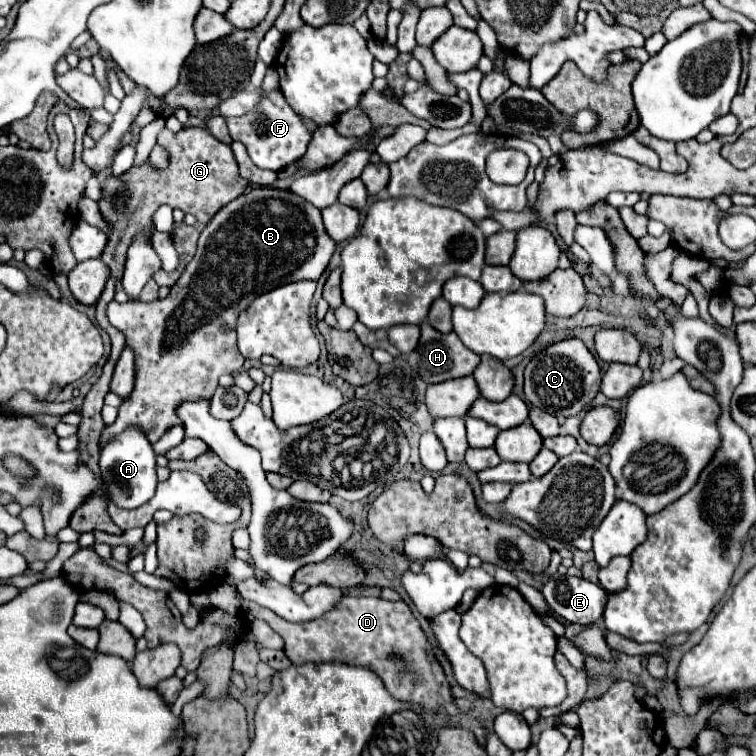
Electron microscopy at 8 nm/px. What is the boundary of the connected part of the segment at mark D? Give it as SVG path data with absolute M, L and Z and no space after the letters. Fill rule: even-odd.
M342 595L332 611L306 623L290 623L276 613L270 613L268 609L243 598L241 603L243 612L266 621L284 639L284 653L292 665L302 665L306 661L344 661L348 665L364 665L378 673L394 699L414 701L424 709L446 715L458 713L444 671L430 651L430 643L420 629L420 623L414 619L410 607L404 601Z

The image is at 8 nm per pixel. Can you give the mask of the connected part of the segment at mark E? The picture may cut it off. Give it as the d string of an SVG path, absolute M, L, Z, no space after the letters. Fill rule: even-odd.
M550 577L542 585L542 595L548 605L568 623L592 625L596 623L606 607L608 593L580 577Z

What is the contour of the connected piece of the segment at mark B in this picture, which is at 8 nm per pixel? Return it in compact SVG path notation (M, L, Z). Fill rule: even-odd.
M260 187L240 195L238 199L222 207L202 229L194 259L188 263L166 299L156 299L152 303L112 301L108 305L108 319L126 335L126 345L132 347L138 357L138 369L134 391L120 405L116 423L104 429L102 445L132 423L144 429L150 443L156 443L170 427L178 423L182 425L176 409L184 401L200 401L202 397L210 399L218 387L218 377L222 373L236 373L242 367L244 357L236 347L238 313L242 313L242 309L246 309L246 305L250 305L254 297L278 285L302 279L316 281L328 267L334 249L336 243L330 241L328 233L324 231L320 209L306 203L304 199L294 199L294 193L280 193L278 189ZM269 198L280 201L280 205L264 205L264 199L270 201Z

